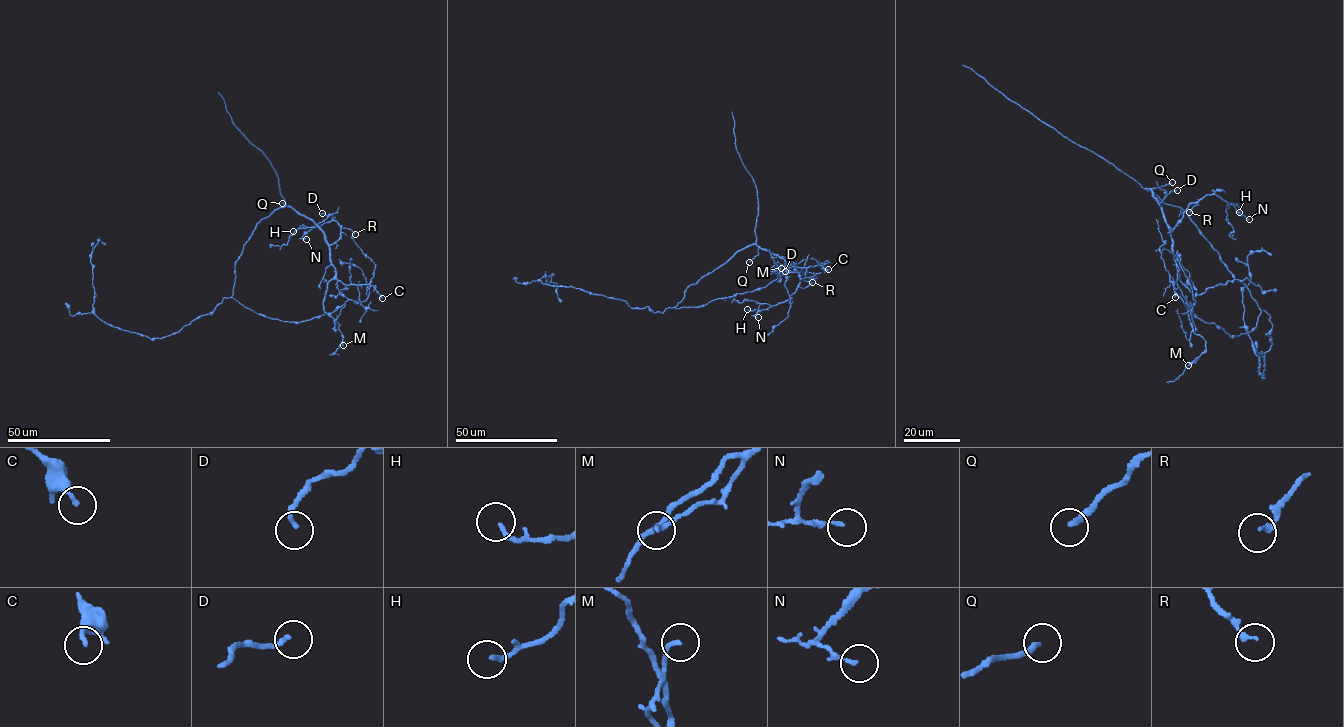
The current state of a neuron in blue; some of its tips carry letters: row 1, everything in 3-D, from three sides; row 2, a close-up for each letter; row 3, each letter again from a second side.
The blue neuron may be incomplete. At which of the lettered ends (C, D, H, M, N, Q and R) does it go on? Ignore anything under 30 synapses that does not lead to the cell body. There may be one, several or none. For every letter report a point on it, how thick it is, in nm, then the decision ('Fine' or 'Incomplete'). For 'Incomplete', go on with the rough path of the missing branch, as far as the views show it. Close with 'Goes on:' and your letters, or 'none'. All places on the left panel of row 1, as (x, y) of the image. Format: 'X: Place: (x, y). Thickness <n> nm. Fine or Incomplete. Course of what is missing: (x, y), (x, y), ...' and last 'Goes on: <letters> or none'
C: Place: (382, 298). Thickness 190 nm. Fine
D: Place: (322, 213). Thickness 160 nm. Fine
H: Place: (293, 231). Thickness 170 nm. Fine
M: Place: (343, 345). Thickness 180 nm. Fine
N: Place: (306, 239). Thickness 120 nm. Fine
Q: Place: (282, 203). Thickness 240 nm. Incomplete. Course of what is missing: (282, 203), (258, 208), (254, 220), (259, 220)
R: Place: (355, 234). Thickness 170 nm. Fine
Goes on: Q

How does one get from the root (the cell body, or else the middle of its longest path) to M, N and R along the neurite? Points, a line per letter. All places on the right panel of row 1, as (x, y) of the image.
M: (1227, 267), (1189, 216), (1148, 188), (1170, 234), (1174, 292), (1206, 343), (1188, 365)
N: (1227, 267), (1189, 216), (1148, 188), (1158, 200), (1170, 232), (1189, 204), (1211, 194), (1231, 204), (1249, 219)
R: (1227, 267), (1189, 216), (1148, 188), (1158, 200), (1170, 232), (1189, 204), (1198, 204), (1189, 212)

